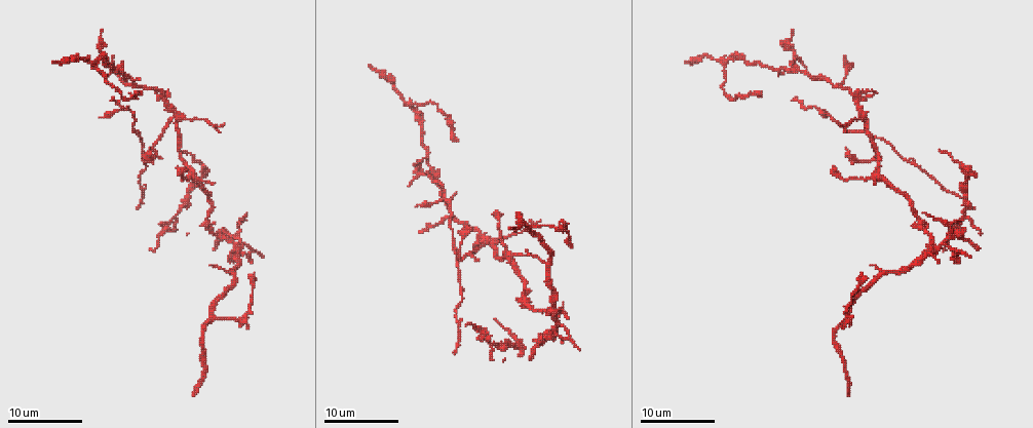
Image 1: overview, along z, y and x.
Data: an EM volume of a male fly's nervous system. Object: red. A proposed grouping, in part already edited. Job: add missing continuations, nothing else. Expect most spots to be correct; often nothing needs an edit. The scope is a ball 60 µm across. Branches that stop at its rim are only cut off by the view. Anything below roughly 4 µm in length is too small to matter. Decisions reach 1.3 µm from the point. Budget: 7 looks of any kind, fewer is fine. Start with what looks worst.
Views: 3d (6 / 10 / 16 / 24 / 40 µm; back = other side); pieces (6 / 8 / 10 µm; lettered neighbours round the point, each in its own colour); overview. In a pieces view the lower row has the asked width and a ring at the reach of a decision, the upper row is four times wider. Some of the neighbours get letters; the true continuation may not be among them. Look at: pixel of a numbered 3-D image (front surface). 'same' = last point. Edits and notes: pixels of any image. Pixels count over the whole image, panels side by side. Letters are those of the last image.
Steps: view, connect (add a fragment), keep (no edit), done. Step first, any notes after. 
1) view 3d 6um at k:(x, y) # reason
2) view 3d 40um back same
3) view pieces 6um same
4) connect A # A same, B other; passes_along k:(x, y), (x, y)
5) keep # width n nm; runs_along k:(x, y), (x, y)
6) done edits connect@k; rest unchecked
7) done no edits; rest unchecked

view pieces 8um at 1:(112, 101) # free end

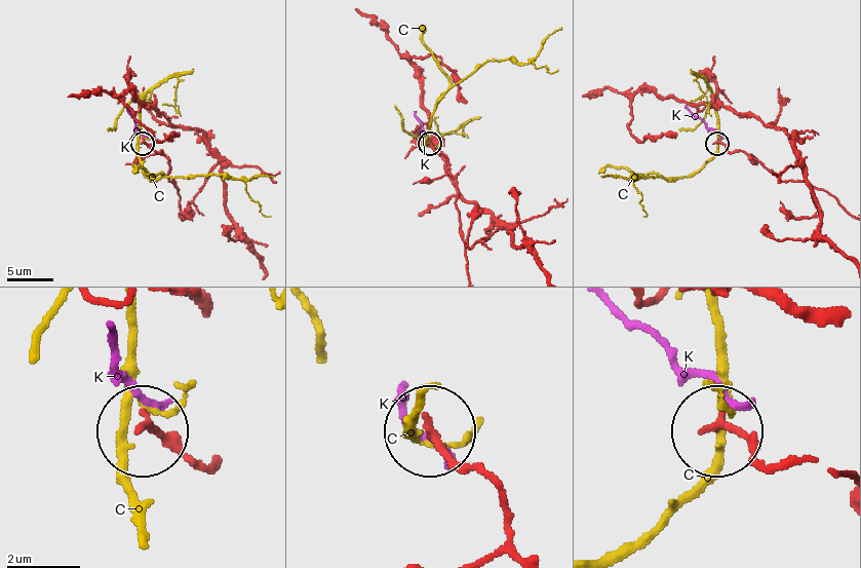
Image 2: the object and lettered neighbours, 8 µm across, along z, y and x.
keep # C other, K other; runs_along 2:(515, 553), (494, 489), (432, 437); no lettered fragment goes on from it

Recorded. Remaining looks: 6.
view 3d 6um at 1:(456, 139) # long arm stops here

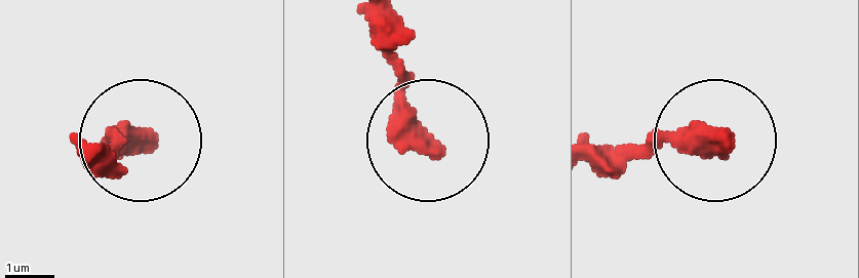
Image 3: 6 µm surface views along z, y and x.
view pieces 10um at 3:(435, 150) # see the neighbours

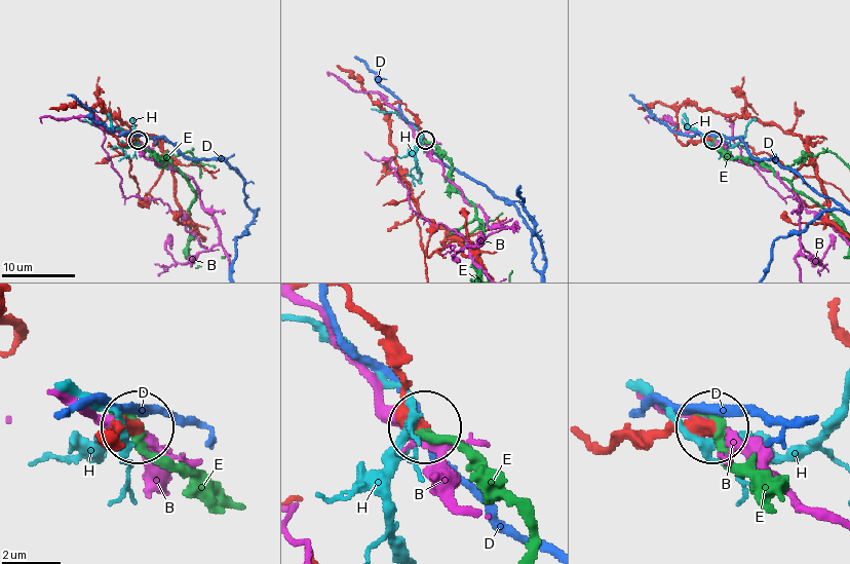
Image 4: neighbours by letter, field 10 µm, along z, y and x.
keep # B other, D other, E other, H other; runs_along 4:(97, 440), (139, 425); none of them fits

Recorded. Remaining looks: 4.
view pieces 10um at 1:(419, 231) # free end

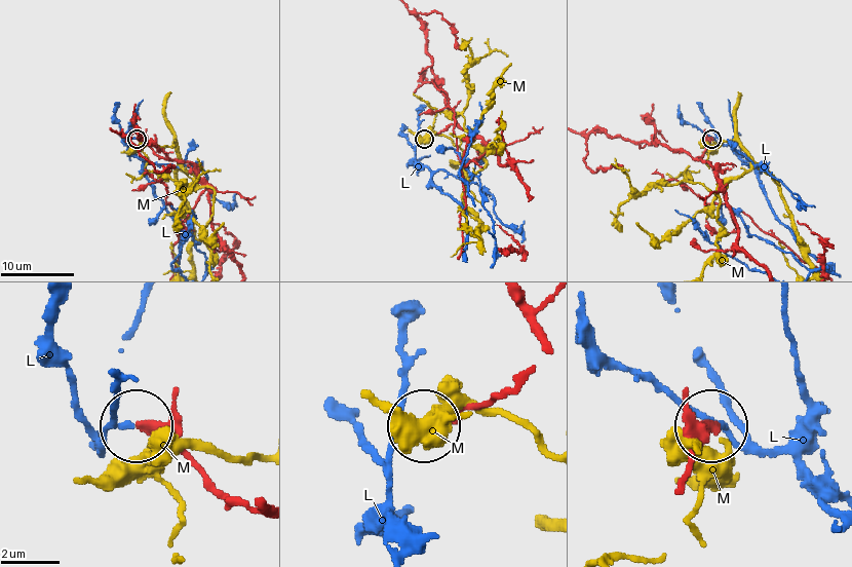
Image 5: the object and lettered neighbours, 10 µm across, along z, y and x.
keep # L other, M other; none of them fits

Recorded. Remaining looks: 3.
done no edits; rest unchecked

